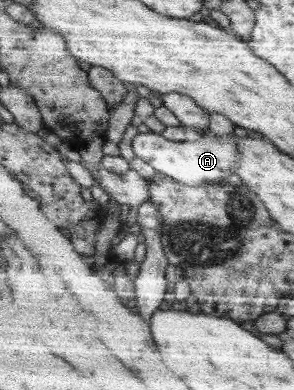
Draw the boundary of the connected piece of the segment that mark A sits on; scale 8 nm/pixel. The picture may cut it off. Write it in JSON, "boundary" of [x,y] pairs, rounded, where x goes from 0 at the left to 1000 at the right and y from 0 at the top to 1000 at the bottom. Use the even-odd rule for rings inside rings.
{"boundary":[[[517,336],[466,344],[449,374],[466,403],[507,418],[534,444],[578,451],[646,477],[755,467],[755,456],[782,451],[782,426],[823,405],[806,372],[796,369],[796,346],[650,349],[626,362],[595,362]]]}

